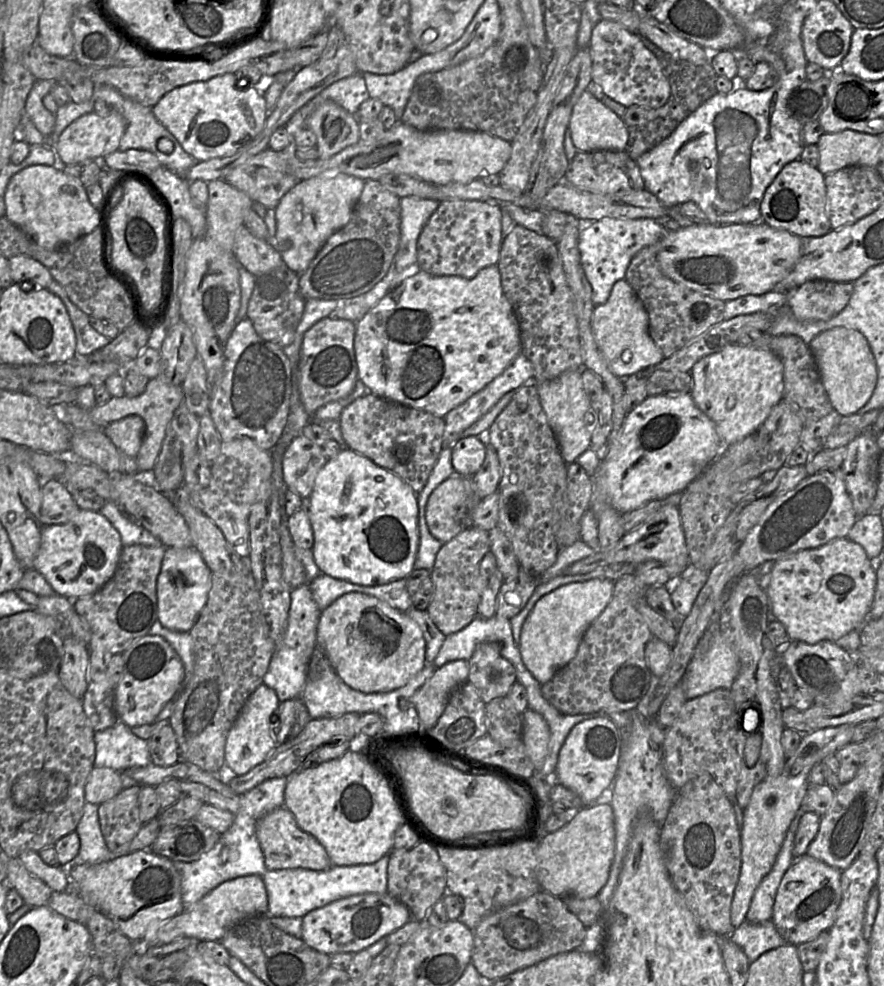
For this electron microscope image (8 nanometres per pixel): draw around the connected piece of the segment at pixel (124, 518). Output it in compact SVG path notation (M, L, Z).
M106 502L99 512L117 529L123 547L135 544L150 547L163 546L159 539L143 526L132 521L114 502Z

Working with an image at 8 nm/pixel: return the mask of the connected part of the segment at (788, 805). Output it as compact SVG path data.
M842 725L803 734L794 754L786 758L782 772L776 777L763 780L754 787L749 803L743 810L743 822L740 828L741 872L734 890L730 912L730 920L734 928L746 920L757 887L776 861L786 831L808 790L807 778L810 770L825 757L833 755L838 749L848 745L851 742L853 728L852 725Z

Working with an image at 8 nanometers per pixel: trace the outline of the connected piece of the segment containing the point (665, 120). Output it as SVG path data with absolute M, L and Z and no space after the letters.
M656 45L655 47L655 52L652 53L670 84L670 97L660 108L627 107L622 117L628 130L628 142L624 151L635 161L668 138L689 115L718 92L715 86L717 75L710 62L696 65L665 53Z

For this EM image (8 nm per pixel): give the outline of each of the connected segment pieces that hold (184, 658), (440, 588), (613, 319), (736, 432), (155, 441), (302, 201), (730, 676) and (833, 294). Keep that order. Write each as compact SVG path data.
M159 620L149 630L150 635L163 637L176 651L184 667L183 686L190 680L194 669L192 637L189 632L172 631L164 627Z
M474 526L465 527L450 541L443 543L439 549L430 572L434 583L434 595L426 610L445 636L461 630L477 616L481 599L480 562L488 552L490 552L489 531Z
M624 279L613 285L604 304L594 306L592 333L609 369L619 379L636 376L664 359L662 351L649 334L648 313L633 288Z
M729 344L700 359L692 368L691 396L715 424L723 448L756 433L772 409L783 399L783 363L774 353L741 344Z
M157 376L149 380L145 391L141 395L137 397L128 397L127 395L122 397L111 397L105 404L96 404L88 413L95 424L101 427L106 427L106 425L111 422L130 415L140 416L144 420L146 428L141 448L136 457L136 462L140 472L151 472L161 451L168 424L172 420L177 408L183 402L184 392L182 385L169 384L160 376Z
M326 171L300 180L275 208L277 229L275 239L283 262L294 272L307 270L319 250L336 231L346 226L357 204L365 180L339 171Z
M719 620L711 622L699 639L681 687L687 700L692 700L716 689L730 689L738 674L738 660L719 631Z
M809 280L786 292L787 304L798 320L826 321L846 307L853 289L853 282Z

